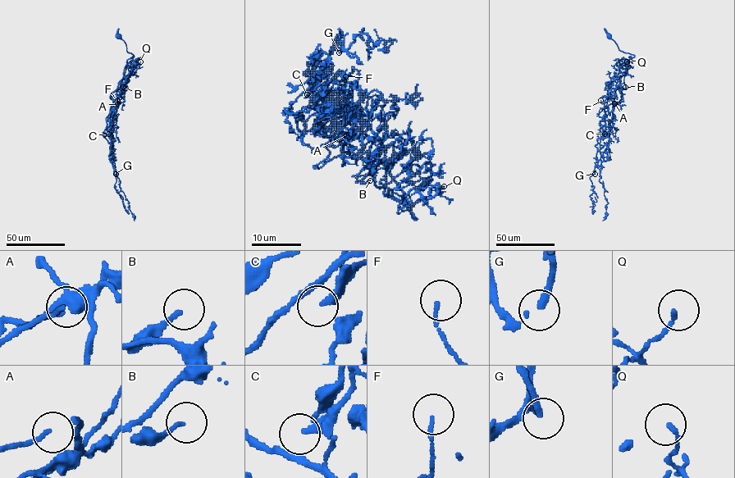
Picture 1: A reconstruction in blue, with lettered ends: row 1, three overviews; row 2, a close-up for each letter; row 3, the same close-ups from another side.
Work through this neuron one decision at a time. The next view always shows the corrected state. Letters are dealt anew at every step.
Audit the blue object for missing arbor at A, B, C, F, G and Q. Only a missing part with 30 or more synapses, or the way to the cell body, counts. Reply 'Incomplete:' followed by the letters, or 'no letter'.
Incomplete: A, B, G

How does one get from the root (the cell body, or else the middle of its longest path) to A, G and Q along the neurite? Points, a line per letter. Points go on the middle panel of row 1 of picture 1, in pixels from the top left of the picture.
A: (350, 109), (380, 138), (417, 219), (374, 183), (369, 160), (344, 152), (314, 166), (346, 135)
G: (350, 109), (380, 138), (417, 219), (374, 183), (369, 160), (325, 128), (298, 128), (291, 104), (339, 52)
Q: (350, 109), (380, 138), (388, 171), (417, 219), (406, 193), (414, 205), (401, 210), (413, 188), (444, 186)

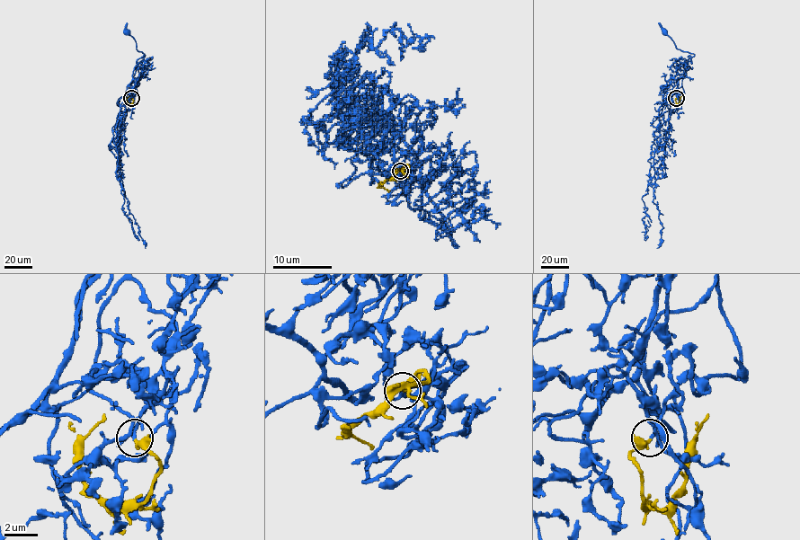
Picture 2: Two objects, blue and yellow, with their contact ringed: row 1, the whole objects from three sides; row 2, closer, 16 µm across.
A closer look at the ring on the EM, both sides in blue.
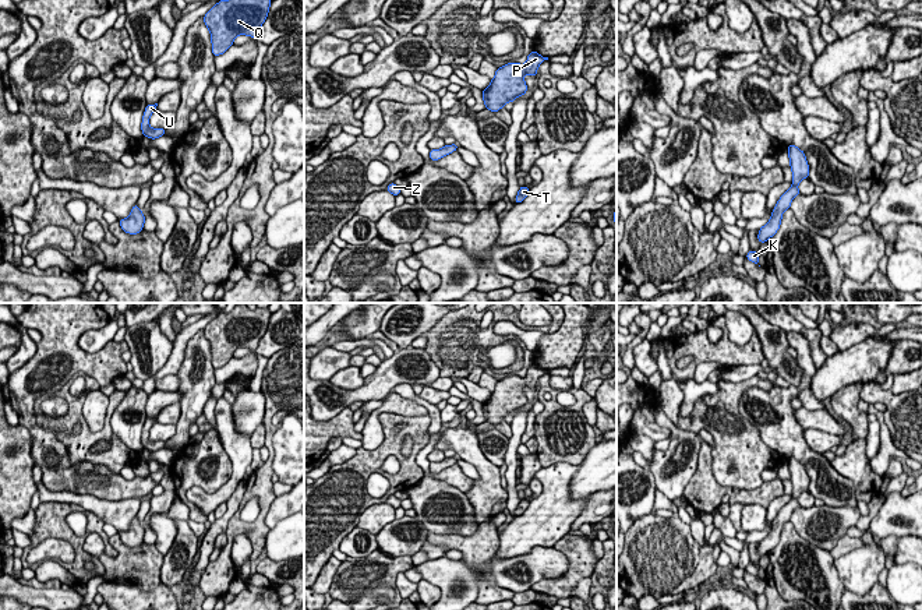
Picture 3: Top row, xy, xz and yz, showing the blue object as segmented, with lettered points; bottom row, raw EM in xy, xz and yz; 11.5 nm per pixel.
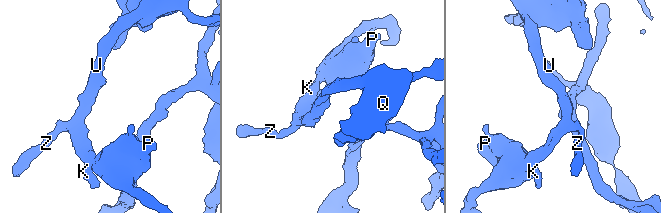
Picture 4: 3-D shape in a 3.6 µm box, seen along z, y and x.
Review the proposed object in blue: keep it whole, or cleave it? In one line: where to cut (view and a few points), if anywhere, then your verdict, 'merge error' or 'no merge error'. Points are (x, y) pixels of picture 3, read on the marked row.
cut none; no merge error

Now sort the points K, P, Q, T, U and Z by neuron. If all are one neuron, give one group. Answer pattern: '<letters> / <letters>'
K P Q T U Z

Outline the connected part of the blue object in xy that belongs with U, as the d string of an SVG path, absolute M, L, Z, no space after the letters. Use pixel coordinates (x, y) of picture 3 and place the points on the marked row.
M158 103L146 105L144 116L142 116L142 124L141 124L141 130L142 130L144 137L148 137L152 140L165 135L165 128L160 128L160 127L159 128L151 128L149 127L149 117L156 110L156 106L158 106Z

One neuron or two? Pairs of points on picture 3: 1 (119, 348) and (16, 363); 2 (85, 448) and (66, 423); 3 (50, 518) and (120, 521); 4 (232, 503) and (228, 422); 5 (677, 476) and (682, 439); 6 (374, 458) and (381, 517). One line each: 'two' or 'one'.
1: two
2: one
3: two
4: two
5: one
6: two

